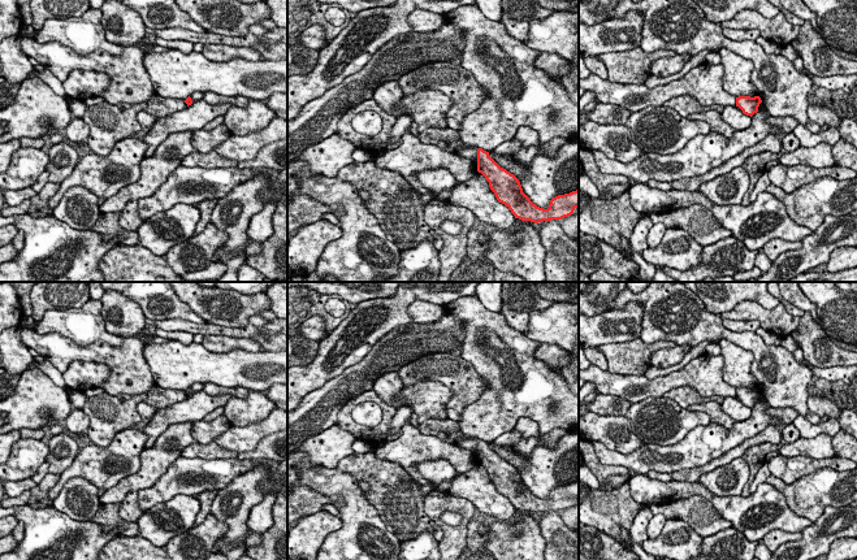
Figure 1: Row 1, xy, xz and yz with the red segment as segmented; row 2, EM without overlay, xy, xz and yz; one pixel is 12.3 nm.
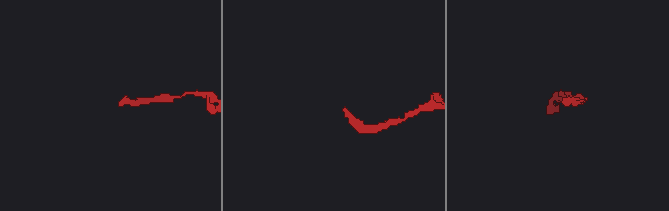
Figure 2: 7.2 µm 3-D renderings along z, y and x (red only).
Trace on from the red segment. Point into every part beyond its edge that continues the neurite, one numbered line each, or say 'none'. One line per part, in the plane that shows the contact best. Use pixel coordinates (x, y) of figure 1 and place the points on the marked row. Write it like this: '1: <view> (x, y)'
none

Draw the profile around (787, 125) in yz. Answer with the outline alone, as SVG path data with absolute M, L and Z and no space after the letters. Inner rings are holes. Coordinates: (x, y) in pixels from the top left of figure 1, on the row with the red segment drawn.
M767 117L766 122L780 129L780 134L787 135L793 133L798 122L793 117Z

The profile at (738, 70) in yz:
M727 48L719 51L720 64L724 68L723 88L728 94L739 96L758 96L759 92L752 82L754 64Z

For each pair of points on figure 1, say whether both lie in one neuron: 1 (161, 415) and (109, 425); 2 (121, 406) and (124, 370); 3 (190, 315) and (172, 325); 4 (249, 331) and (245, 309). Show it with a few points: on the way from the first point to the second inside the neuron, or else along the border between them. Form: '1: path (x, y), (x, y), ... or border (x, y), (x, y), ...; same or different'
1: border (186, 398), (158, 409); different
2: border (152, 386), (138, 394), (105, 393); different
3: border (155, 320), (186, 318), (195, 322), (206, 322); different
4: border (249, 322), (243, 326), (220, 326), (216, 324); different

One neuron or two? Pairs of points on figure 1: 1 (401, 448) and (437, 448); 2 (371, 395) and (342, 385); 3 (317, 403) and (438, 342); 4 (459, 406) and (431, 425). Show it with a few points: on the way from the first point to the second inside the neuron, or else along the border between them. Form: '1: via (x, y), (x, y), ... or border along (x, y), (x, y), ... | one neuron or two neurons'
1: via (410, 448), (428, 446) | one neuron
2: border along (371, 389), (353, 396), (340, 411) | two neurons
3: via (347, 385), (359, 378), (379, 360), (408, 343) | one neuron
4: border along (448, 417), (457, 421) | two neurons

